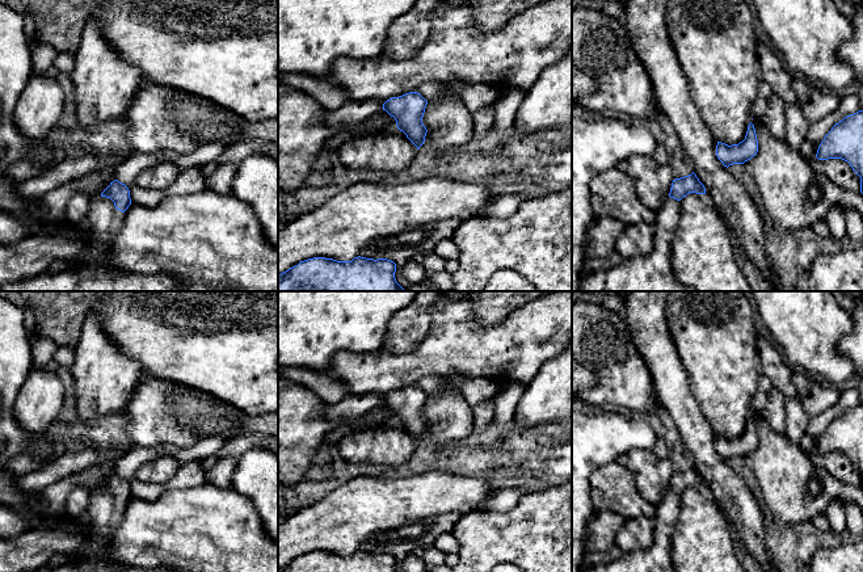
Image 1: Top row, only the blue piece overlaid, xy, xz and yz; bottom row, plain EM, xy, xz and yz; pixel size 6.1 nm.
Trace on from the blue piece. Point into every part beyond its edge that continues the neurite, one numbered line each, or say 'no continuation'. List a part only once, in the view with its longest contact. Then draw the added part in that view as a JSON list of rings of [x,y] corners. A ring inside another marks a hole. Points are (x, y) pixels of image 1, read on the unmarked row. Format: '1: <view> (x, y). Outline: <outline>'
1: xy (104, 513). Outline: [[[106,491],[90,492],[88,520],[93,529],[94,554],[88,558],[70,559],[60,567],[42,567],[31,572],[174,572],[169,568],[139,568],[113,562],[108,555],[108,535],[122,520],[123,506]]]

